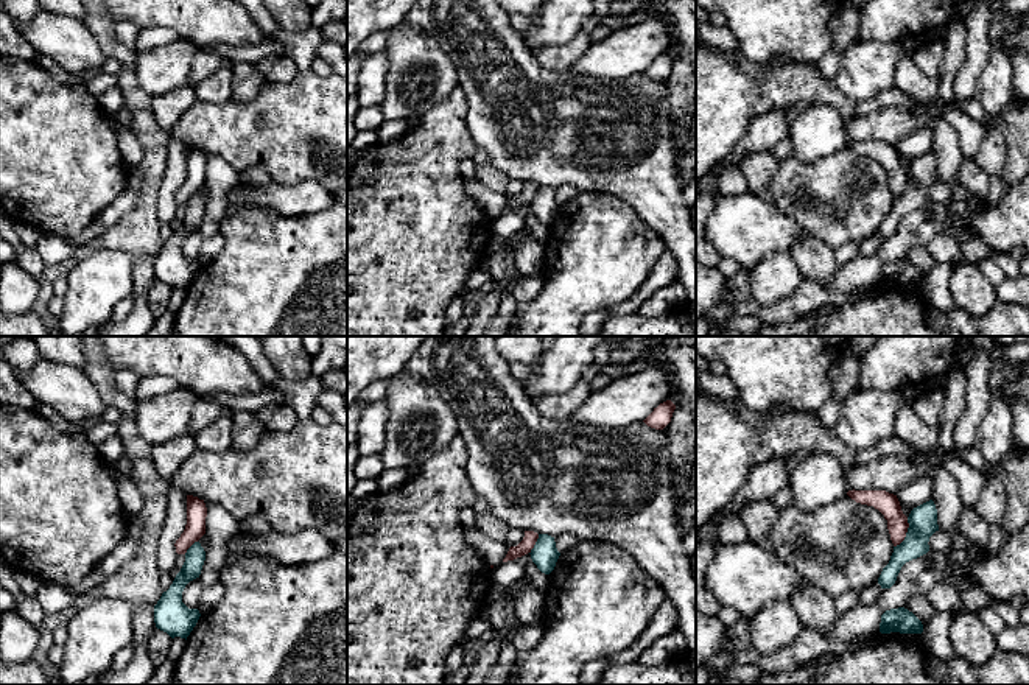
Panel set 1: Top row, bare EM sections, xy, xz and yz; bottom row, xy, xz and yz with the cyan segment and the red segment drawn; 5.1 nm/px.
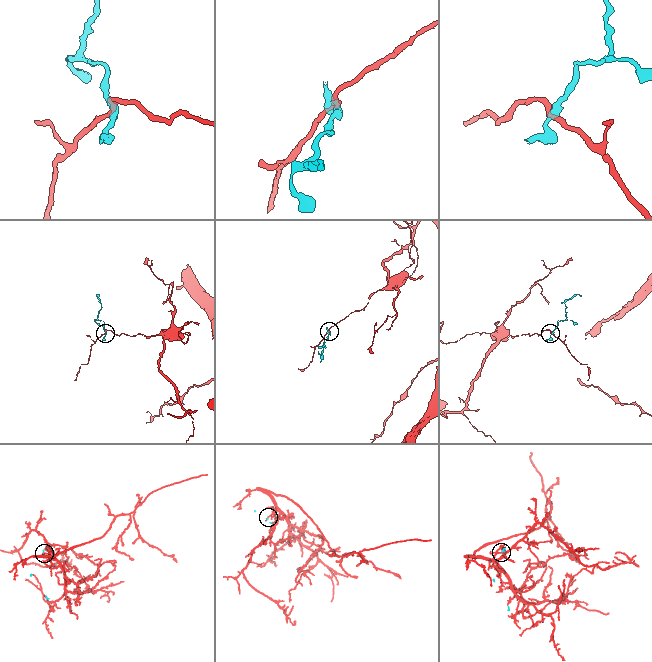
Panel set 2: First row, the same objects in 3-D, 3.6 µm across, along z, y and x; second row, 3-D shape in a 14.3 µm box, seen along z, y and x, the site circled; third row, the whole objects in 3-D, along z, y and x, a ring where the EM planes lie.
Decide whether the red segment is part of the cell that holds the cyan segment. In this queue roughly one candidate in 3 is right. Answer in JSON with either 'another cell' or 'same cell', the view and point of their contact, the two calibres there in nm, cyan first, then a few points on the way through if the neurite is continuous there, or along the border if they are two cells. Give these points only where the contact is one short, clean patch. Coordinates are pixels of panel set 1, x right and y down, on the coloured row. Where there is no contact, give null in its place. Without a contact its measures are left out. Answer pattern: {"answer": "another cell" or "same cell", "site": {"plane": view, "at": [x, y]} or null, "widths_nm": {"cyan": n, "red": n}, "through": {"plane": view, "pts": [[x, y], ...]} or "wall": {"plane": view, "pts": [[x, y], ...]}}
{"answer": "another cell", "site": {"plane": "yz", "at": [906, 533]}, "widths_nm": {"cyan": 150, "red": 110}, "wall": {"plane": "yz", "pts": [[908, 517], [906, 536], [894, 547]]}}

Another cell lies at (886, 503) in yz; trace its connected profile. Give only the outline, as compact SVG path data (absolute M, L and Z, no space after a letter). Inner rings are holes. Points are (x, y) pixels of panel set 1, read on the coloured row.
M848 490L847 495L856 503L873 506L887 520L887 529L894 546L900 545L908 532L908 517L903 514L897 495L886 490Z

